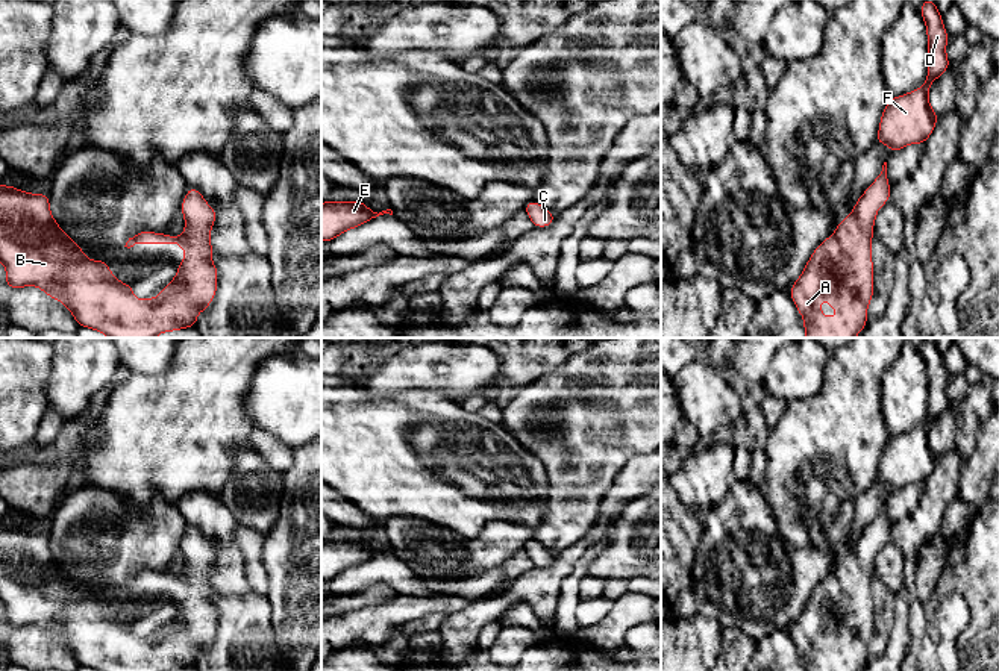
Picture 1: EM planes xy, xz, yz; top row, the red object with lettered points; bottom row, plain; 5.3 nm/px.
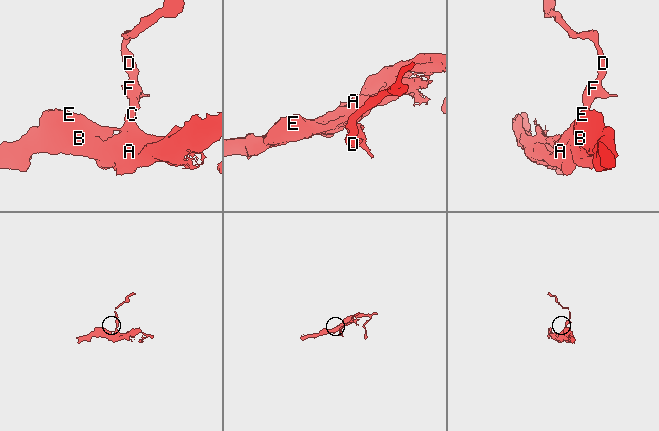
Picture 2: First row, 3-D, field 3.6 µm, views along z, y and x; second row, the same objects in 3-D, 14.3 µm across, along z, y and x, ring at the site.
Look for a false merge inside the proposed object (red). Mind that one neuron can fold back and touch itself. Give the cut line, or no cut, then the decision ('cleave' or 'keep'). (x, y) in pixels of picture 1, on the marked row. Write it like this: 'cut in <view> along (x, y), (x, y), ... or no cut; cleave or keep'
no cut; keep

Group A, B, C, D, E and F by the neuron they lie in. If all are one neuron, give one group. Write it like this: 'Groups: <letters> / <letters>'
Groups: A B C D E F

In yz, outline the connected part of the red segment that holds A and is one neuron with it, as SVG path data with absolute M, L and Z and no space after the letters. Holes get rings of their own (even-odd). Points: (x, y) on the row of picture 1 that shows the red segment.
M887 162L875 182L857 200L853 211L840 223L835 232L826 238L811 254L800 277L793 283L790 295L805 327L805 338L855 338L867 323L867 307L875 294L872 238L878 209L890 200ZM820 295L825 295L829 307L837 307L837 317L825 317L820 311Z

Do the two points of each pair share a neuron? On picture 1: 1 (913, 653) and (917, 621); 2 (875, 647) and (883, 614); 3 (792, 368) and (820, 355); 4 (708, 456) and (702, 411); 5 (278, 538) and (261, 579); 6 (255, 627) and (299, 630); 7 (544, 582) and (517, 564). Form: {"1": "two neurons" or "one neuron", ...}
{"1": "one neuron", "2": "one neuron", "3": "one neuron", "4": "two neurons", "5": "two neurons", "6": "two neurons", "7": "two neurons"}

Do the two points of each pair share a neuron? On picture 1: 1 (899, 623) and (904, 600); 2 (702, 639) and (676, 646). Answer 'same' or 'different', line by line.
1: same
2: same

